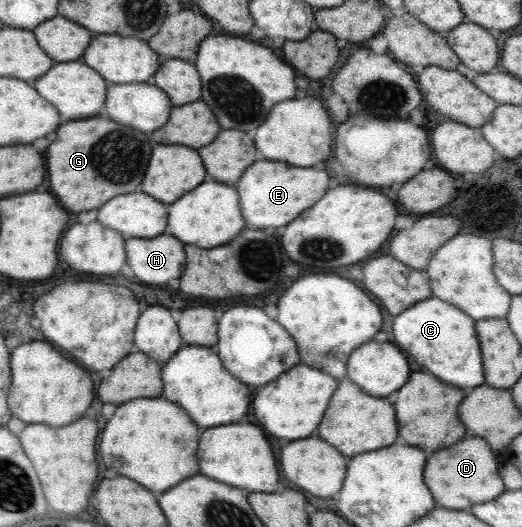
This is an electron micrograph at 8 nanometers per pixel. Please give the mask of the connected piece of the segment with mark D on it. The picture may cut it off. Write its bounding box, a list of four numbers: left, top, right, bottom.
[423,438,503,510]

